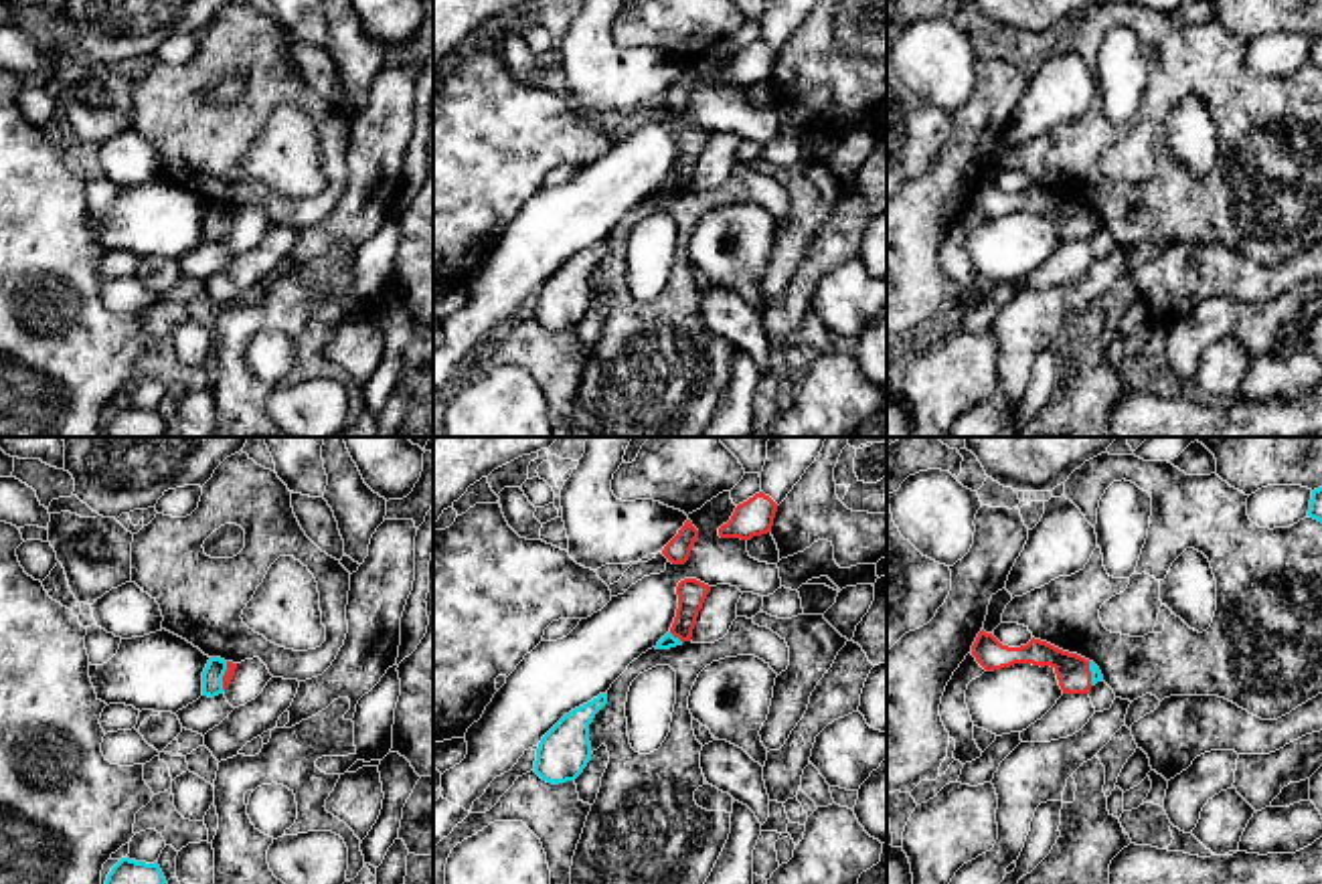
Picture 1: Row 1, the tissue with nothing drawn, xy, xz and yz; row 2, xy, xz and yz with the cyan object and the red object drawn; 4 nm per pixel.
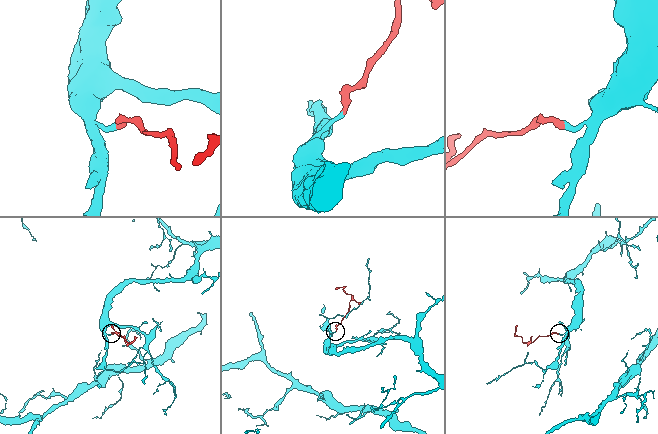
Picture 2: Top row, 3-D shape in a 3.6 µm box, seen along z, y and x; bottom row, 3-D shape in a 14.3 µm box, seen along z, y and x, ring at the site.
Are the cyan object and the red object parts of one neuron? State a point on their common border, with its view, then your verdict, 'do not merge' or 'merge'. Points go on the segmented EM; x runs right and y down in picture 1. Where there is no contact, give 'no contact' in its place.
meets cyan in xz at (677, 638); merge

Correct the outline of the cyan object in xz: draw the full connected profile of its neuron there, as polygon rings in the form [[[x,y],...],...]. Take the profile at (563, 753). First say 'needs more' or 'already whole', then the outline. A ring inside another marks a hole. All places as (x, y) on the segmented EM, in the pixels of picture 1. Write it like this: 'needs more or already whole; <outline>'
already whole; [[[607,694],[565,714],[539,742],[534,773],[553,785],[575,781],[591,761],[589,724]]]

